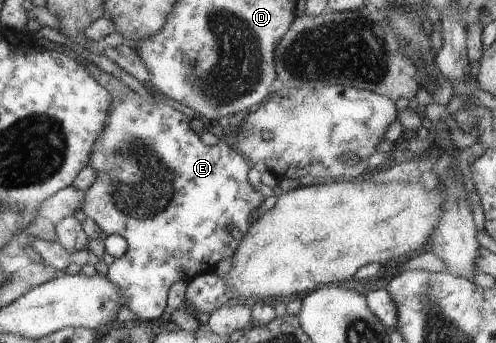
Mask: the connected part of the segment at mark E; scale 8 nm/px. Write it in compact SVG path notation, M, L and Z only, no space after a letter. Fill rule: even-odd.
M133 91L126 96L124 101L113 100L107 121L105 122L102 134L94 145L90 155L90 166L95 169L97 181L85 191L83 211L87 218L92 219L99 229L108 237L111 234L118 234L128 242L128 250L120 259L115 259L114 263L108 267L106 276L114 285L120 287L124 305L136 314L139 321L154 321L159 319L164 313L167 306L167 297L171 285L181 279L186 281L202 273L215 272L216 265L224 259L230 258L235 253L239 241L236 241L230 235L232 227L238 227L243 233L251 227L250 218L254 210L258 210L260 205L265 201L265 197L253 189L253 185L248 181L248 173L252 165L246 160L231 144L230 139L221 138L218 145L212 147L204 145L200 136L198 136L189 125L191 114L186 110L178 107L171 107L165 103L151 105L149 101L143 99Z

